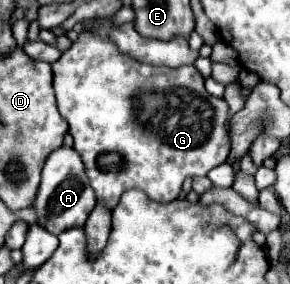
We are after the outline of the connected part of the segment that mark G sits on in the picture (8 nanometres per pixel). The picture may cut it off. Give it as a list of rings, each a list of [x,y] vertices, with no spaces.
[[[80,33],[78,41],[62,53],[62,57],[52,63],[52,73],[54,73],[54,91],[56,91],[56,101],[58,101],[58,109],[60,115],[68,121],[70,129],[68,133],[74,137],[74,149],[80,153],[80,157],[84,157],[84,167],[86,167],[86,175],[90,179],[90,185],[96,193],[96,199],[102,201],[102,205],[106,205],[106,209],[114,209],[120,201],[120,195],[128,189],[142,189],[152,201],[158,203],[168,203],[178,199],[182,183],[186,177],[202,177],[206,175],[210,169],[222,165],[228,159],[228,151],[230,151],[230,137],[228,137],[228,117],[230,117],[230,107],[224,99],[212,97],[208,95],[208,91],[204,89],[204,77],[198,73],[198,69],[194,65],[186,65],[186,67],[178,67],[178,69],[168,69],[168,67],[154,67],[154,65],[146,65],[140,63],[128,55],[118,53],[116,45],[108,39],[96,37],[92,33]]]

